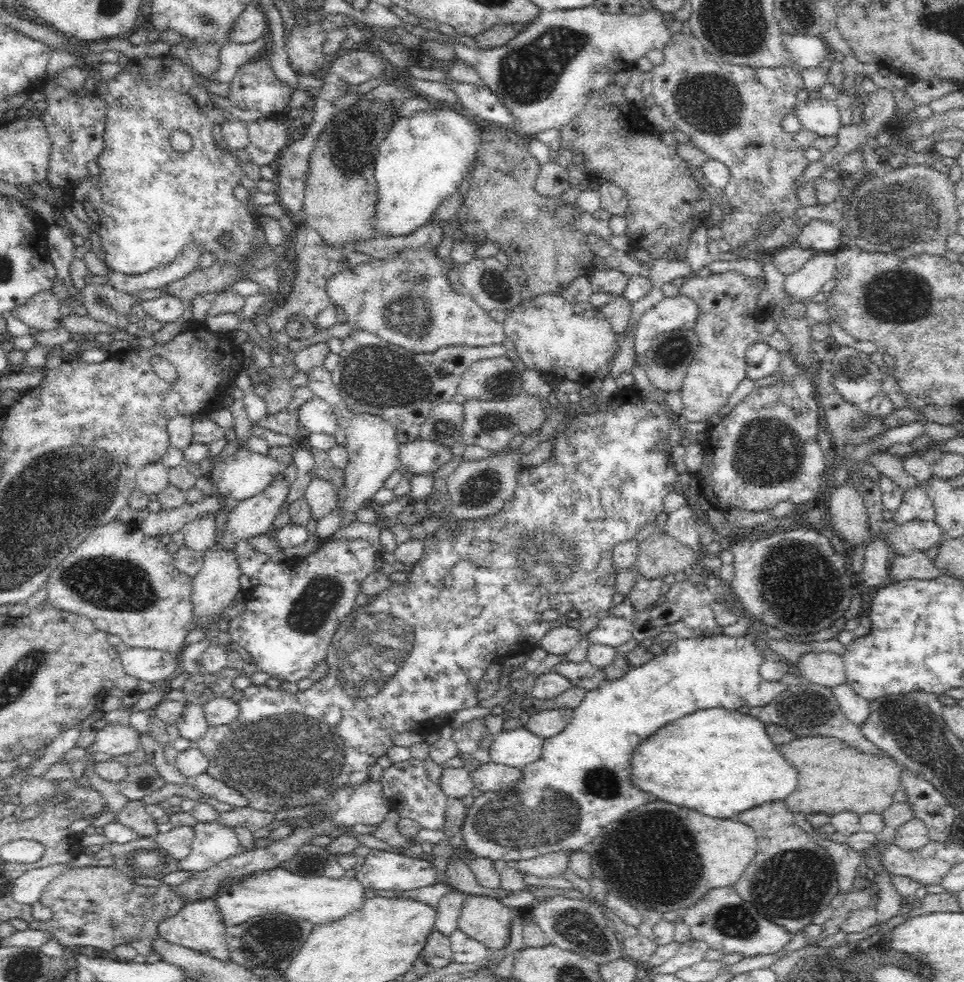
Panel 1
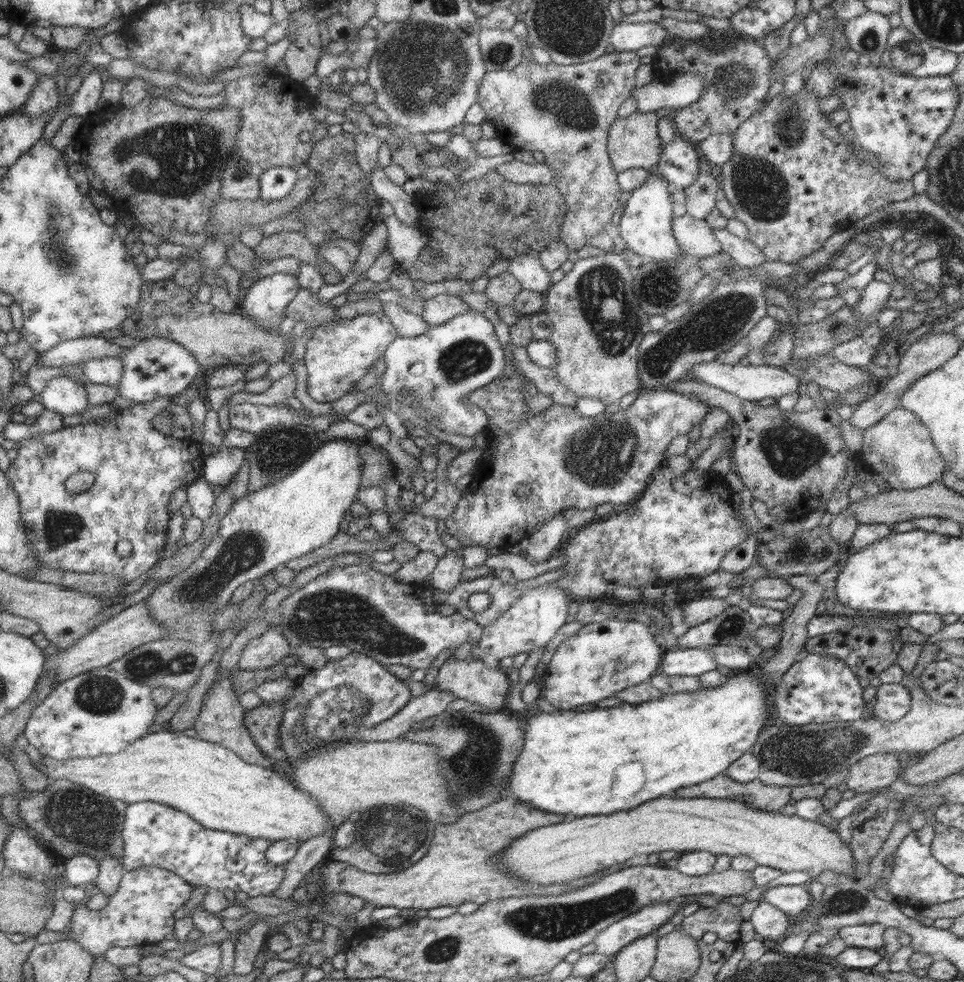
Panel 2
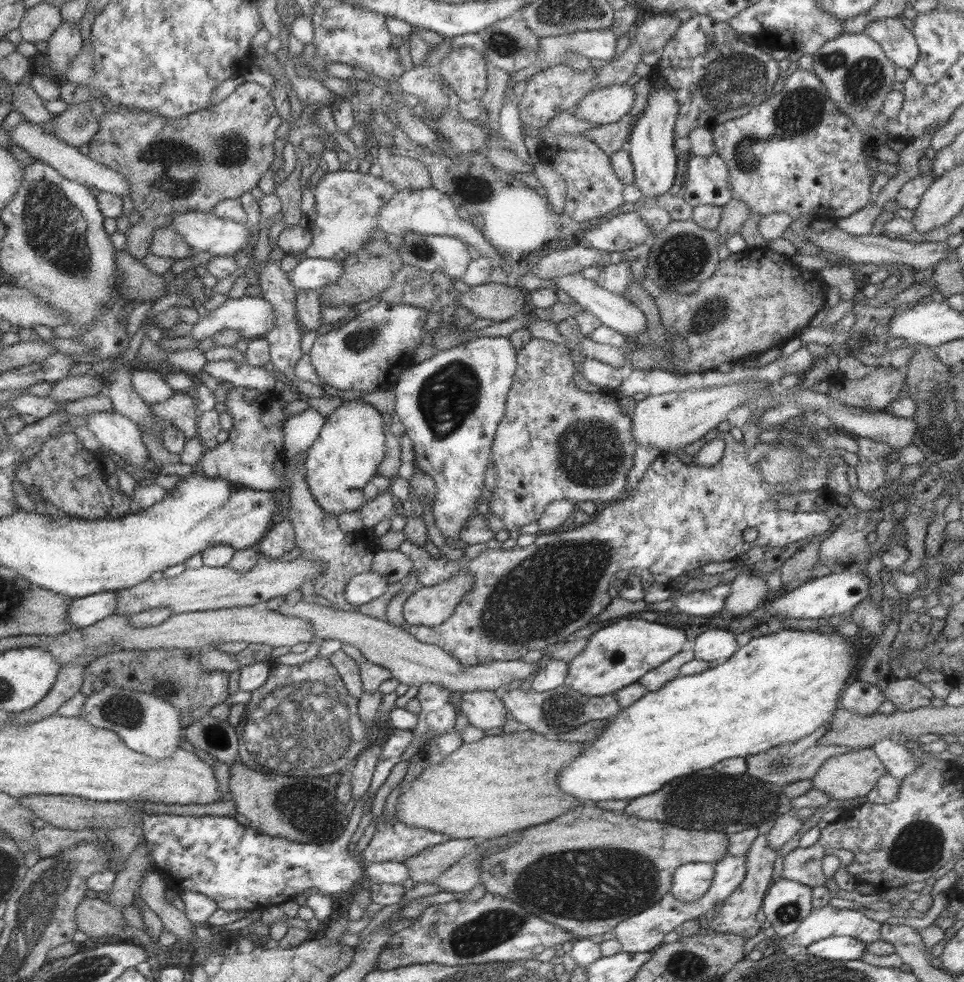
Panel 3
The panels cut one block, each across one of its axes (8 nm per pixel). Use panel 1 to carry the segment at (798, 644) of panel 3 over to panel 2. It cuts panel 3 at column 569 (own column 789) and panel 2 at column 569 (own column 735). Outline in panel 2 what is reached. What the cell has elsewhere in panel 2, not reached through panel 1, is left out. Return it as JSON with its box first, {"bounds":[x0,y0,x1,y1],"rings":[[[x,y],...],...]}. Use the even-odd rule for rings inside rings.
{"bounds":[509,668,773,817],"rings":[[[748,668],[747,672],[726,676],[715,688],[662,694],[661,698],[639,704],[621,703],[615,707],[586,711],[576,708],[555,713],[536,709],[525,716],[522,749],[513,764],[509,790],[517,800],[563,817],[607,815],[672,796],[671,792],[679,788],[693,786],[723,773],[734,760],[750,751],[761,730],[773,720],[768,688],[756,669]],[[637,772],[641,774],[639,790]]]}

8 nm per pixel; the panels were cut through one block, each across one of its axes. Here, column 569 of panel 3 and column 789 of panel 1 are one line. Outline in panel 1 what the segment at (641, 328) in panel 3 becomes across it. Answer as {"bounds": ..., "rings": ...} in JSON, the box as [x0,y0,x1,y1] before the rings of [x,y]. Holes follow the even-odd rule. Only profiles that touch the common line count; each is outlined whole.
{"bounds":[784,252,835,302],"rings":[[[816,252],[816,255],[793,274],[785,276],[784,292],[788,297],[808,302],[816,297],[835,274],[835,256]]]}

